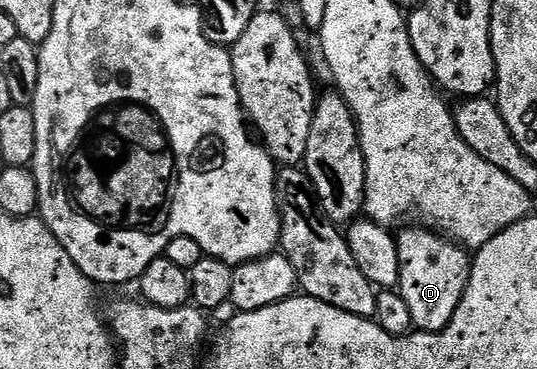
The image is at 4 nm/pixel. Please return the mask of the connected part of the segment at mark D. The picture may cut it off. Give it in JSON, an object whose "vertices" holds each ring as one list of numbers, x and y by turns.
{"vertices":[[423,225,415,226,405,226,405,231,396,235,400,262,398,294,410,311,412,326,416,331,441,331,452,320,464,296,472,272,470,255,451,239]]}

